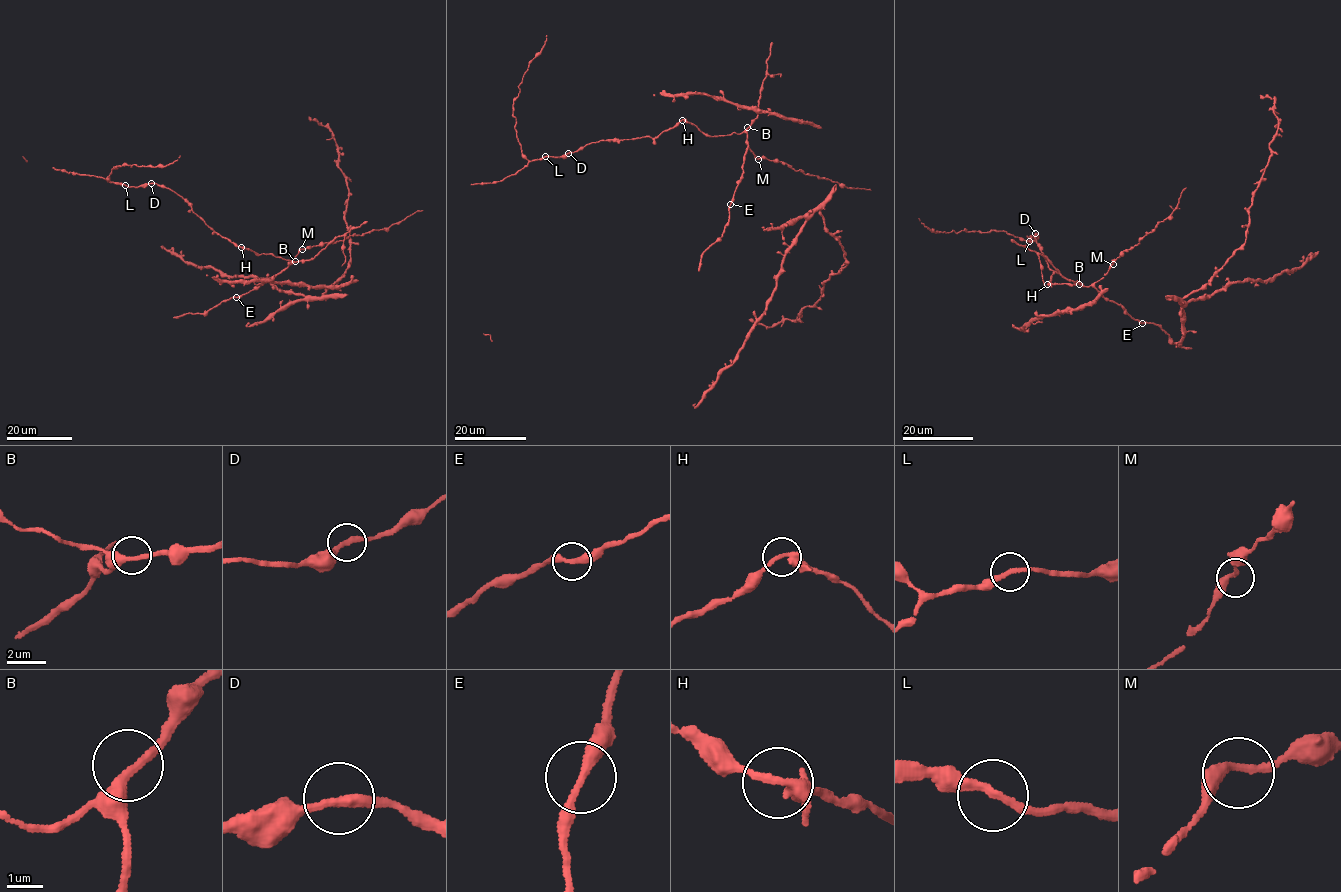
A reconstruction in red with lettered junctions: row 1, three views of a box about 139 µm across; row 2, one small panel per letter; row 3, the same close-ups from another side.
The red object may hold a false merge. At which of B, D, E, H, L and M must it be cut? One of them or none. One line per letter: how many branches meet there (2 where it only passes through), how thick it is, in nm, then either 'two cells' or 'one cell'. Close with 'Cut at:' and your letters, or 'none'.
B: 2 branches meet; 280 nm thick; one cell
D: 2 branches meet; 240 nm thick; one cell
E: 2 branches meet; 260 nm thick; one cell
H: 2 branches meet; 280 nm thick; one cell
L: 2 branches meet; 240 nm thick; one cell
M: 2 branches meet; 260 nm thick; one cell
Cut at: none

